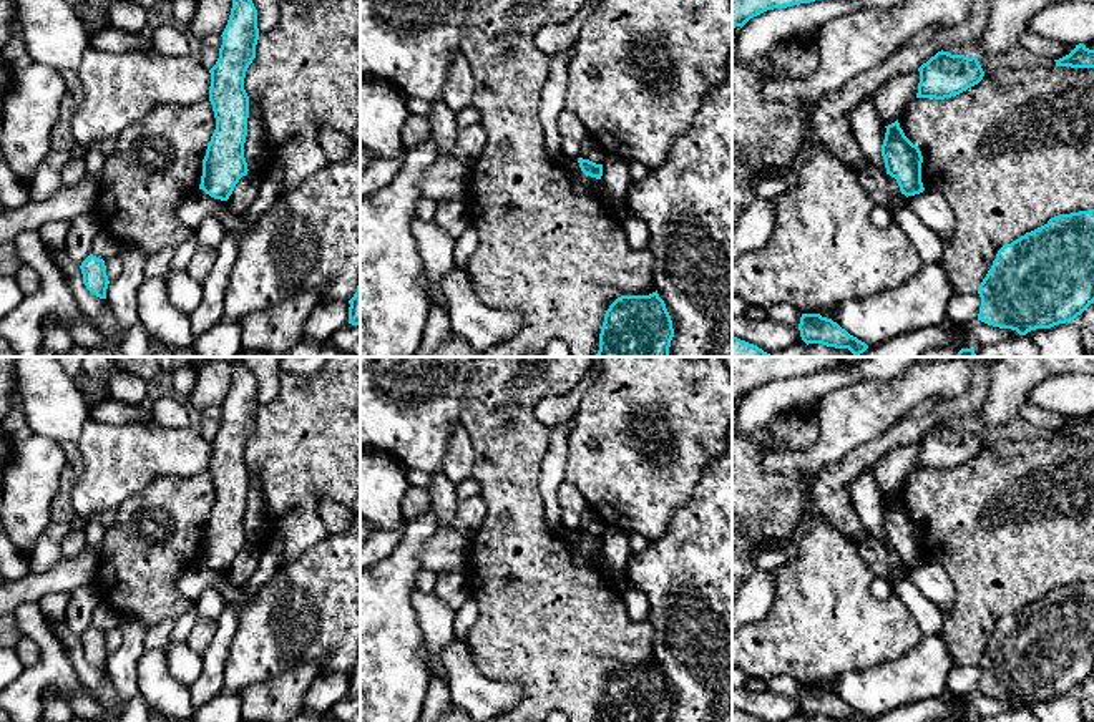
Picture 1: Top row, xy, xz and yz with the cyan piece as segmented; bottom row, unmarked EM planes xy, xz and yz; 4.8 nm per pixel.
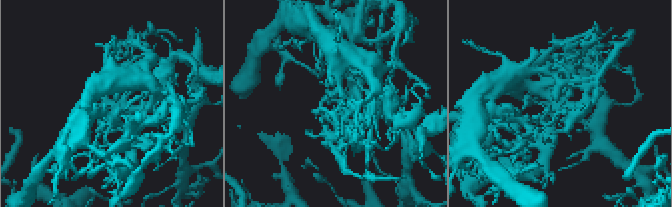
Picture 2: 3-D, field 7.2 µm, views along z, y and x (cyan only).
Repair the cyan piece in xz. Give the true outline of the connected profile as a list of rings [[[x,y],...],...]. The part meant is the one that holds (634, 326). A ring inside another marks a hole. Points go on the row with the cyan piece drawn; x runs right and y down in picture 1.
[[[657,290],[621,295],[606,310],[596,357],[669,357],[672,320]]]

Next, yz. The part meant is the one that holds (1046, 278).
[[[1094,209],[1054,216],[1003,246],[978,294],[978,320],[1019,335],[1074,320],[1094,302]]]

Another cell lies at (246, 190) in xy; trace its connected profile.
[[[247,171],[247,174],[239,179],[232,194],[226,201],[232,214],[242,216],[246,212],[257,194],[259,183],[261,176],[257,171]]]

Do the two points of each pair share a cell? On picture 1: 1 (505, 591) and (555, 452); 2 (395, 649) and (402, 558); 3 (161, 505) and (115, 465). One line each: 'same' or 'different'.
1: different
2: same
3: different

